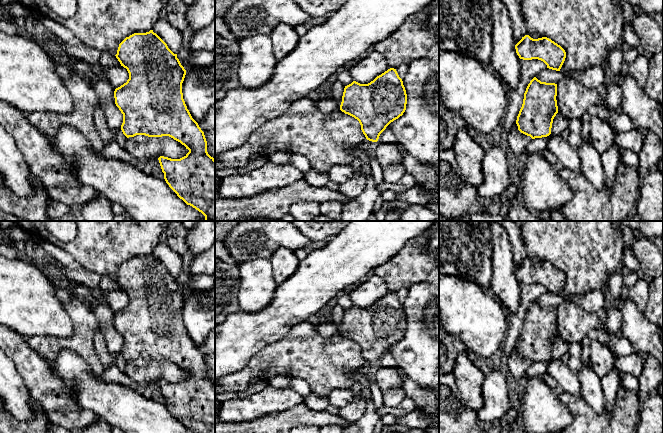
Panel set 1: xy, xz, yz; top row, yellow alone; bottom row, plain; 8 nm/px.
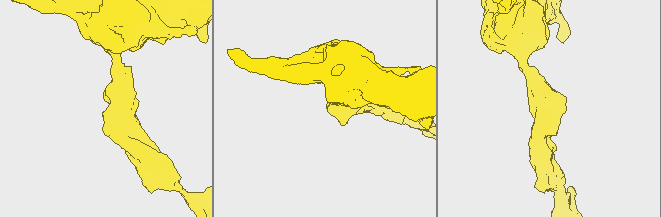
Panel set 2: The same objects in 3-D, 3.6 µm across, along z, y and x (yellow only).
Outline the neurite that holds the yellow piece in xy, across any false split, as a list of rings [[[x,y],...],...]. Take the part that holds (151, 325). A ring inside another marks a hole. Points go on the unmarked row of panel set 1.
[[[153,254],[146,257],[134,257],[126,261],[120,268],[115,279],[121,290],[127,293],[129,303],[114,315],[115,328],[123,338],[121,354],[129,362],[136,359],[148,361],[169,360],[180,366],[189,376],[180,383],[160,380],[158,382],[164,403],[169,411],[187,429],[195,433],[215,433],[215,383],[207,376],[207,365],[204,356],[192,342],[182,317],[182,307],[186,294],[181,289],[177,278]]]

